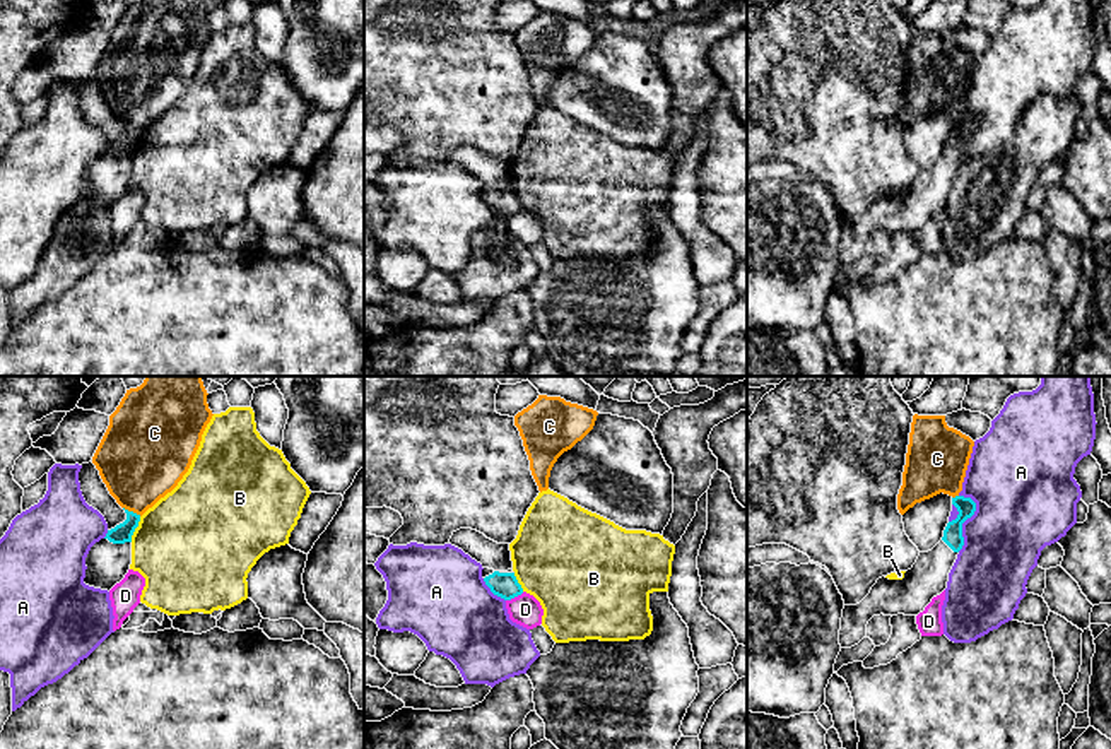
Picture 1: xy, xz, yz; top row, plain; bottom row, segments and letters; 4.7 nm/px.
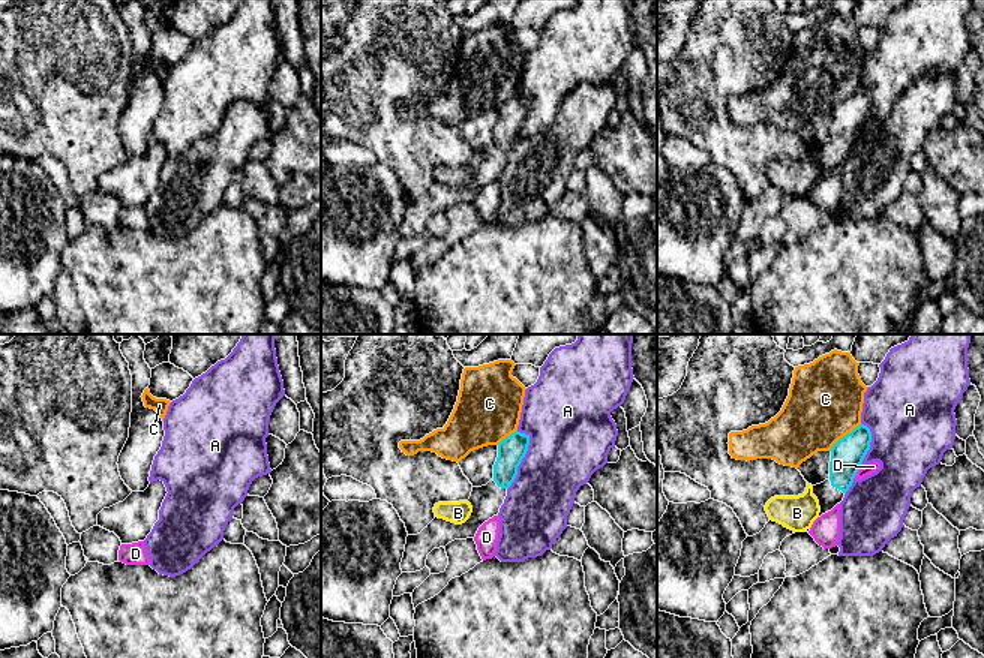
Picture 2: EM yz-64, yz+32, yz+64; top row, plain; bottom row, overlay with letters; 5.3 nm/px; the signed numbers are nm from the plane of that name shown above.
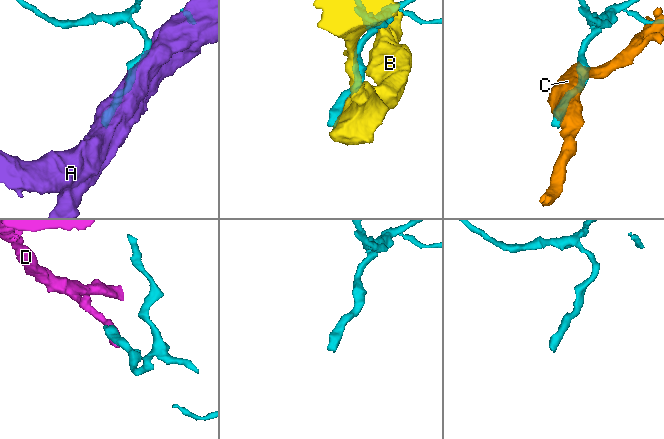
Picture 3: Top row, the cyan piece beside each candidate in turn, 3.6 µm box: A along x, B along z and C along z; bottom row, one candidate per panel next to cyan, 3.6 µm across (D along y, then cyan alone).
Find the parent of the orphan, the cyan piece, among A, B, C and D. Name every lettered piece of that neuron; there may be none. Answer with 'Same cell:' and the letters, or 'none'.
Same cell: none

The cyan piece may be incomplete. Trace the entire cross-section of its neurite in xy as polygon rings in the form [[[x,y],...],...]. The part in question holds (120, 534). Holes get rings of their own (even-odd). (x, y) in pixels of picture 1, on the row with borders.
[[[125,510],[126,520],[108,530],[85,557],[84,583],[101,590],[111,590],[120,583],[132,564],[132,535],[138,527],[140,515]]]

